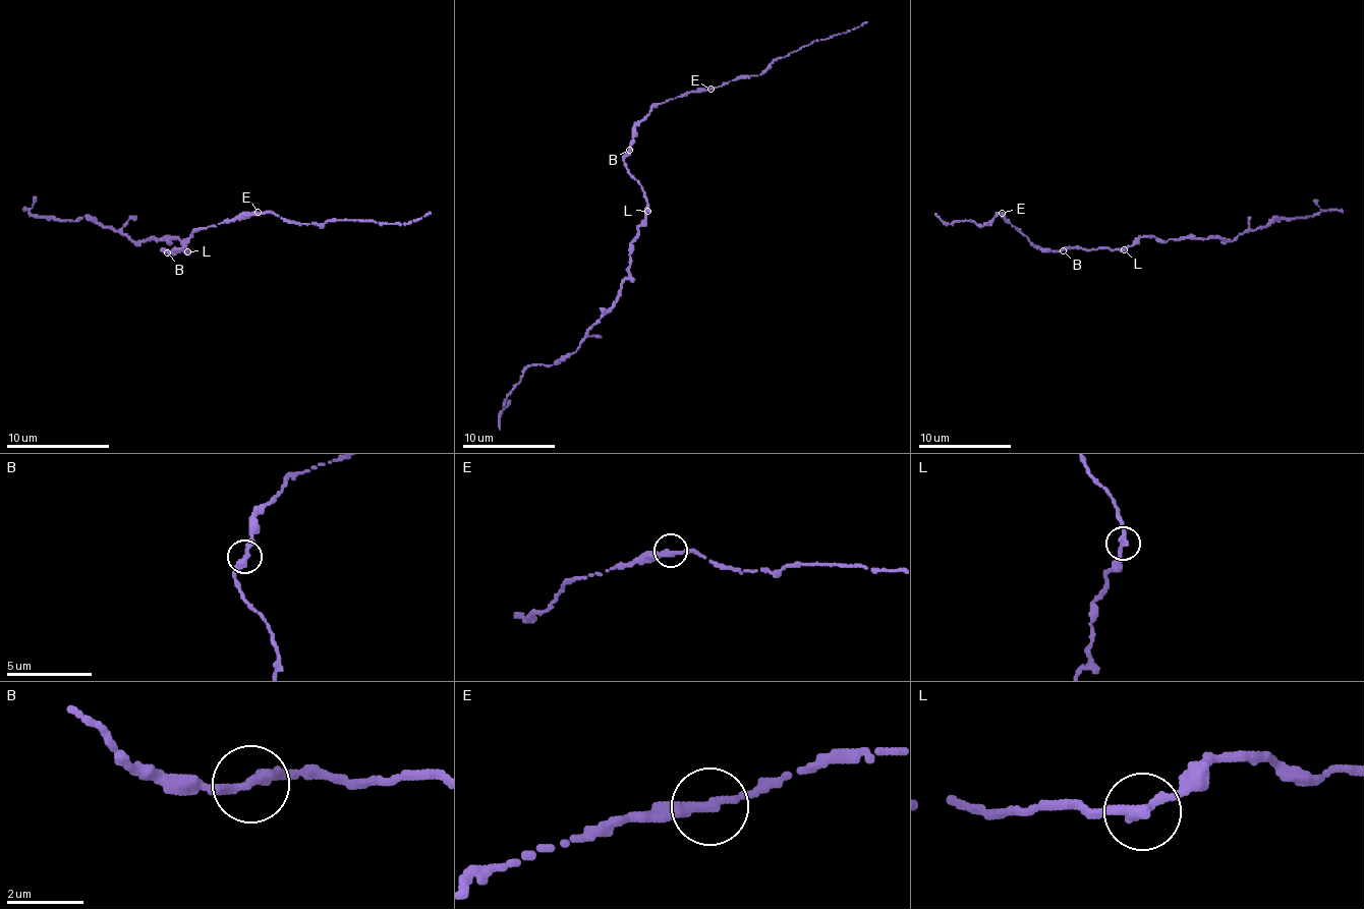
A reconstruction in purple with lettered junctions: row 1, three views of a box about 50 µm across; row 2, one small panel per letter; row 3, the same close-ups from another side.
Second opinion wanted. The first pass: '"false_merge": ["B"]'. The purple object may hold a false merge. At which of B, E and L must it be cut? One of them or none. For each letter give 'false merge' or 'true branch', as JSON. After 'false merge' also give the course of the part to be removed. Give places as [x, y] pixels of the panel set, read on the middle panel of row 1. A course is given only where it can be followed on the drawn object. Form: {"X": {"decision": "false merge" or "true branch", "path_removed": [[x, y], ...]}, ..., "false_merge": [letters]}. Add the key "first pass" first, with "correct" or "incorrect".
{"first pass": "incorrect", "B": {"decision": "true branch"}, "E": {"decision": "true branch"}, "L": {"decision": "true branch"}, "false_merge": []}

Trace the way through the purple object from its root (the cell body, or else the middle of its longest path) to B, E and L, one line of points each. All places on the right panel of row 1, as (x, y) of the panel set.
B: (1090, 250), (1063, 250)
E: (1090, 250), (1041, 250), (1011, 227), (1002, 213)
L: (1090, 250), (1123, 250)

